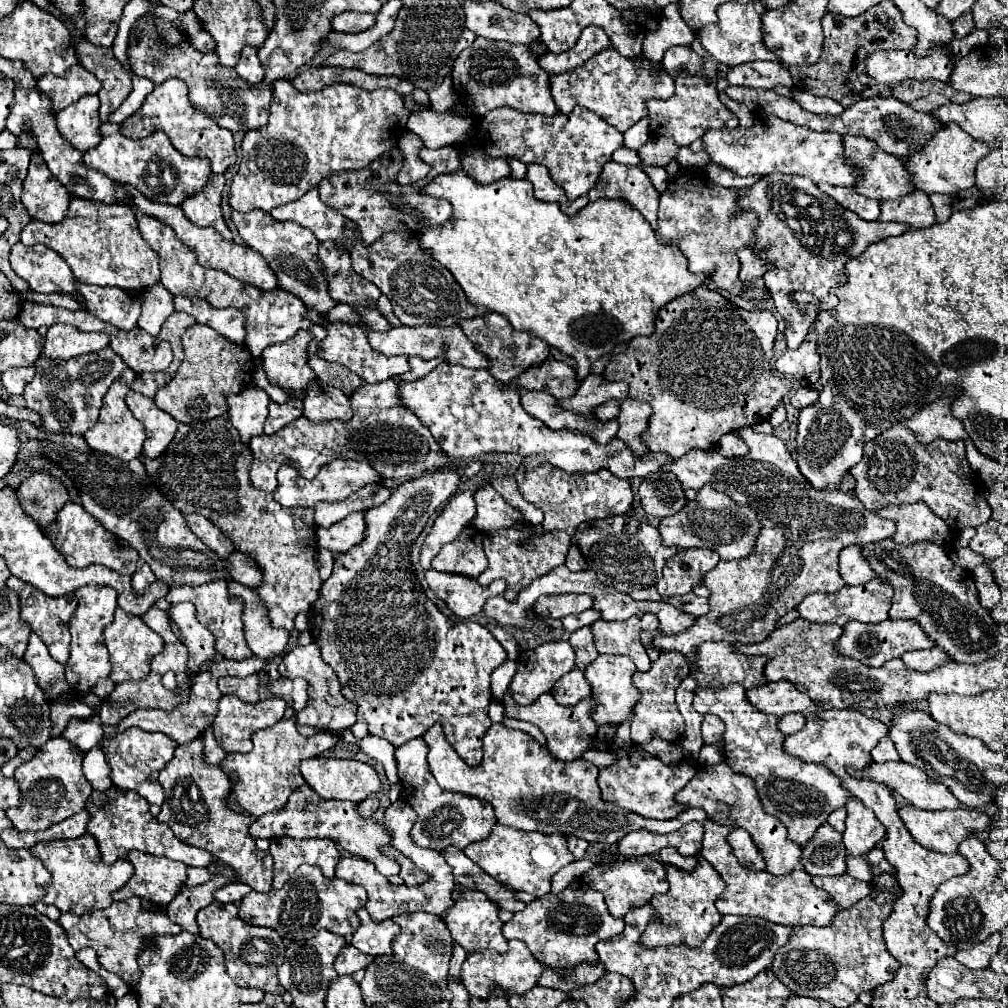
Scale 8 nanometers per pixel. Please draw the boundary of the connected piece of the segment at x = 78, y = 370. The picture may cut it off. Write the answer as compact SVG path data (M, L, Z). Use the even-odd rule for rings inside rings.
M105 347L101 351L79 355L67 361L39 357L35 361L35 369L37 375L25 387L23 395L27 407L43 415L45 427L49 431L67 431L81 435L95 425L101 409L101 399L105 397L111 383L127 369L127 365L115 351L111 351L111 347Z

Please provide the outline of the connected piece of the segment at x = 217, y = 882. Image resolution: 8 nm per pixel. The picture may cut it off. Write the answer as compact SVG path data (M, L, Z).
M221 865L219 873L209 883L199 885L199 887L181 887L179 895L167 905L169 919L173 923L181 925L189 933L199 933L197 921L195 921L197 911L207 907L213 901L213 893L231 881L235 881L233 871L229 867Z

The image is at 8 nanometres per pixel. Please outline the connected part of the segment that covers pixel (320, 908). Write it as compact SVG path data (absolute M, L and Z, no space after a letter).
M301 865L289 883L279 891L255 893L251 891L243 901L239 901L239 919L251 925L263 925L275 929L281 937L293 941L305 941L317 935L319 929L327 929L337 935L351 935L359 927L357 909L363 907L367 895L363 887L345 883L343 879L327 879L315 865Z

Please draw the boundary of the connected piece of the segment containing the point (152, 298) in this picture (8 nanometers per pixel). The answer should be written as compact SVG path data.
M157 283L149 287L145 293L145 299L141 305L139 327L147 331L149 335L159 335L161 325L173 311L175 311L173 295L163 287L163 283Z

